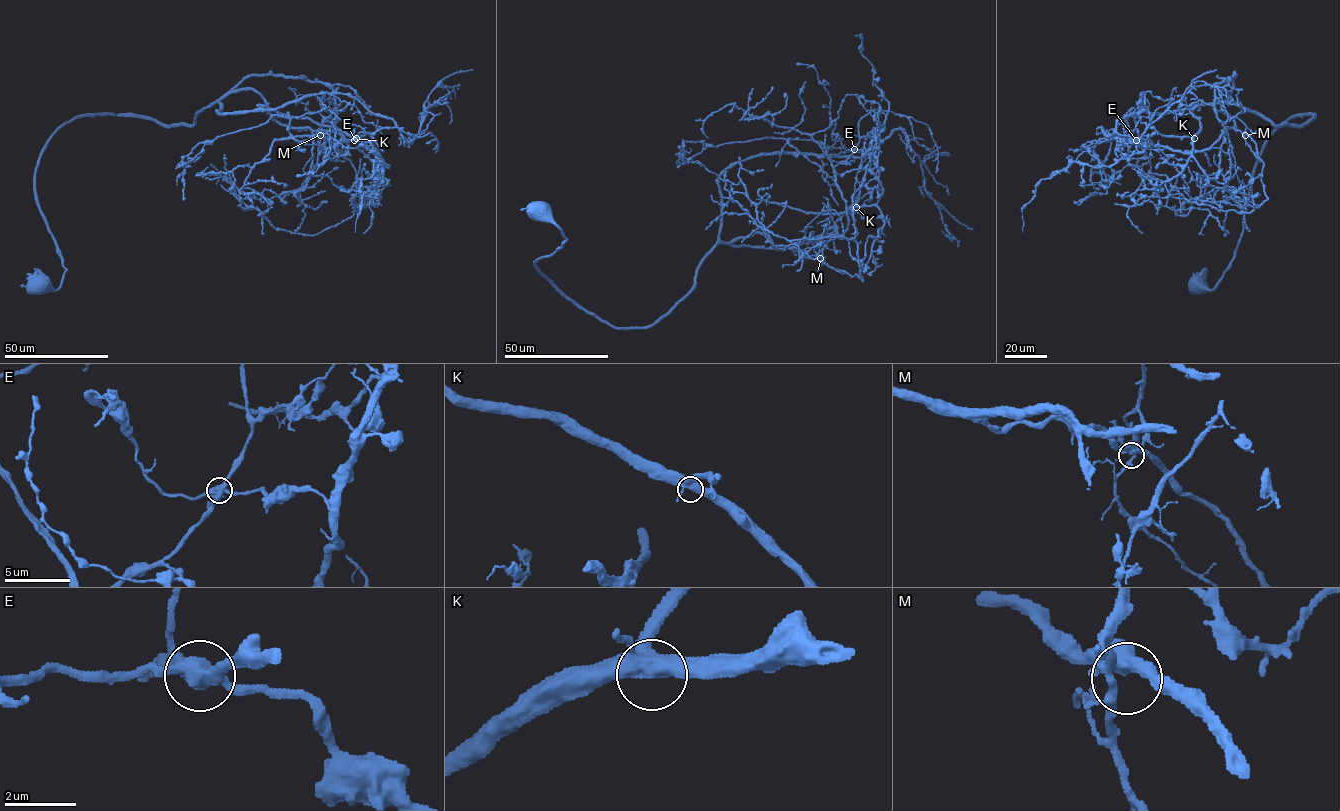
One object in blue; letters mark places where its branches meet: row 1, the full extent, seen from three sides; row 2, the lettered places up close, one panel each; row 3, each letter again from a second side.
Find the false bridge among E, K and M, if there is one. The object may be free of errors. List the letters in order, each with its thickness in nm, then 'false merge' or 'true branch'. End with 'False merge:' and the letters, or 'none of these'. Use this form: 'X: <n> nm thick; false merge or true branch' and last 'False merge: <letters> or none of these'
E: 420 nm thick; false merge
K: 440 nm thick; true branch
M: 400 nm thick; true branch
False merge: E

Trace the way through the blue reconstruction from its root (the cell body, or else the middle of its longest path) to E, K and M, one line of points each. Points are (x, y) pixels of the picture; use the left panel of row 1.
E: (33, 288), (66, 270), (35, 172), (76, 117), (192, 125), (252, 89), (282, 124), (355, 140)
K: (33, 288), (66, 270), (35, 172), (76, 117), (192, 125), (252, 89), (282, 124), (373, 150), (356, 138)
M: (33, 288), (57, 289), (66, 270), (35, 172), (69, 121), (192, 125), (252, 89), (274, 119), (320, 135)

